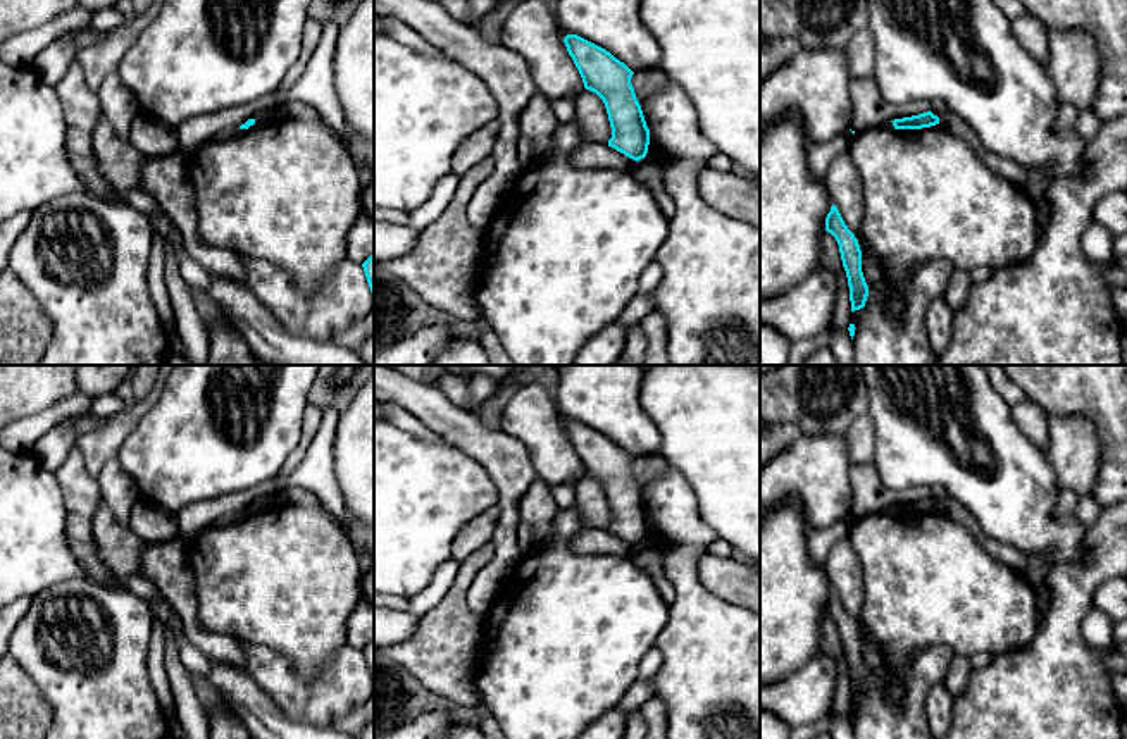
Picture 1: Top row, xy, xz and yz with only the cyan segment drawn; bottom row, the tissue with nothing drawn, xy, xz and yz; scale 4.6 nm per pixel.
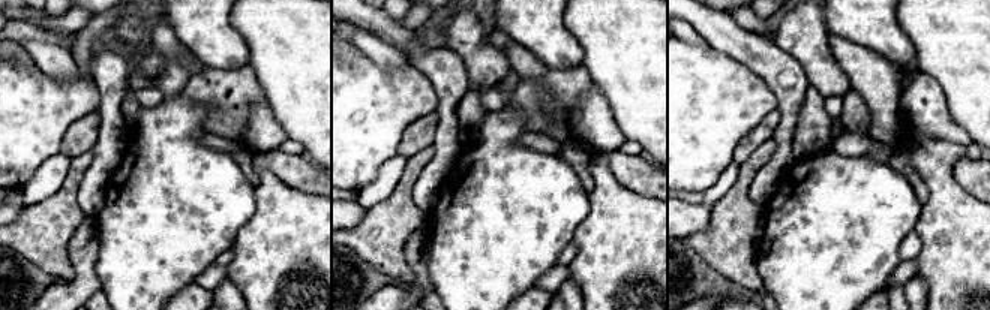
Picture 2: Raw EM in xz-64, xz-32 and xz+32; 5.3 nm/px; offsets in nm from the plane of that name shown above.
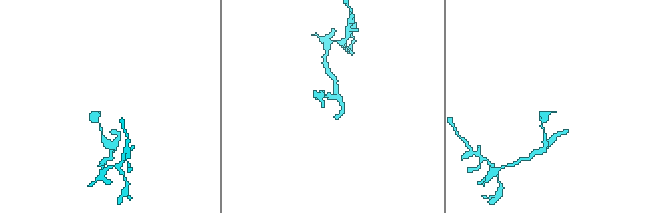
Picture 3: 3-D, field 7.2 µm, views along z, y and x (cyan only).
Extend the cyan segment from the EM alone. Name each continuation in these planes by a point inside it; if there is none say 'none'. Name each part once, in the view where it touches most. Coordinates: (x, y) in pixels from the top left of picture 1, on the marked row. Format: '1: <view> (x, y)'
none

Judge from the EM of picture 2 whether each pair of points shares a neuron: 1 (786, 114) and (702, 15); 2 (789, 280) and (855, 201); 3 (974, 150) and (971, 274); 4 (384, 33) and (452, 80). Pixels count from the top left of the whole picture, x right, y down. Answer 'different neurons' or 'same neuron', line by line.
1: same neuron
2: same neuron
3: different neurons
4: same neuron

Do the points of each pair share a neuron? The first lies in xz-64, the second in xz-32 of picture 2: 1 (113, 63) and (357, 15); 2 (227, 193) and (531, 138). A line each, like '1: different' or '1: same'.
1: same
2: different

